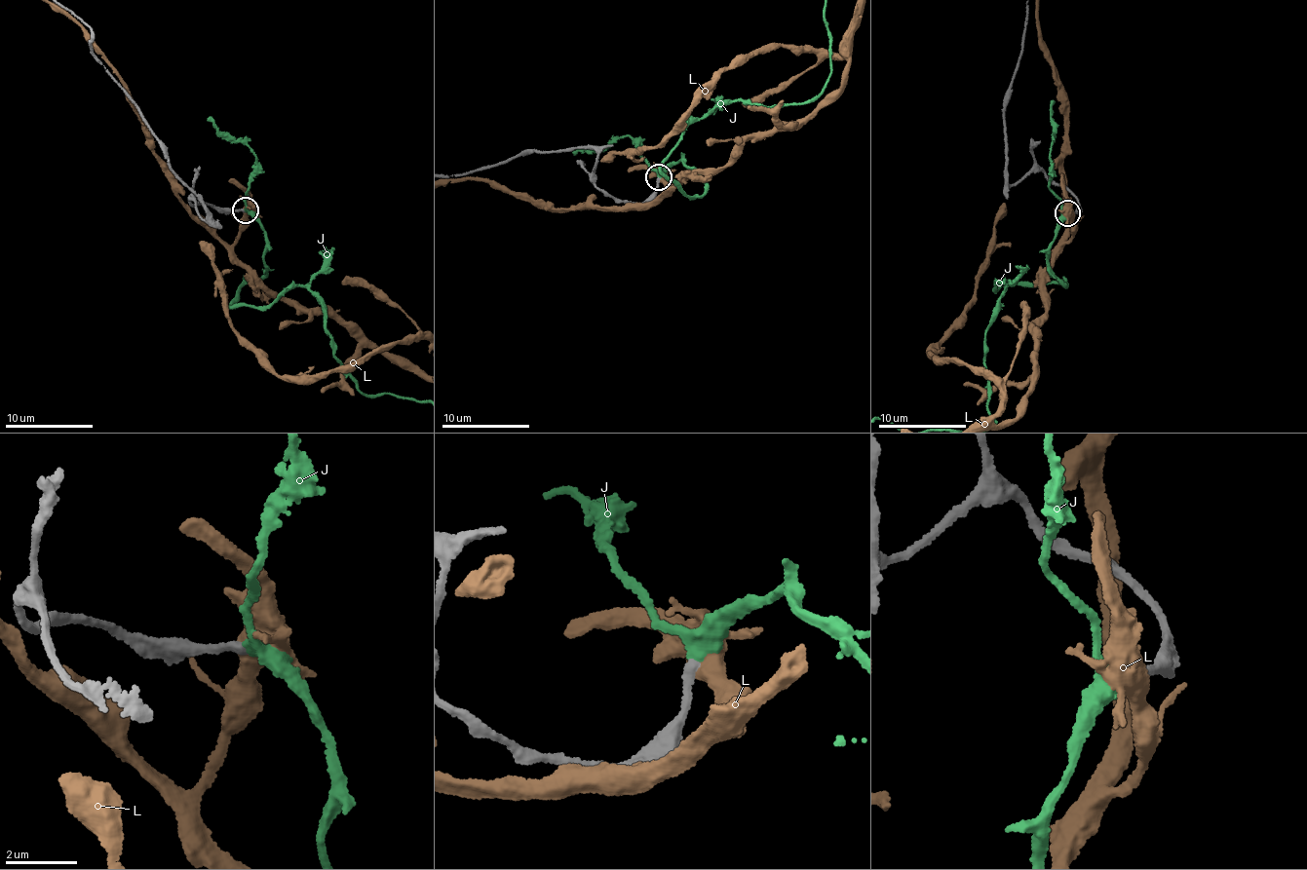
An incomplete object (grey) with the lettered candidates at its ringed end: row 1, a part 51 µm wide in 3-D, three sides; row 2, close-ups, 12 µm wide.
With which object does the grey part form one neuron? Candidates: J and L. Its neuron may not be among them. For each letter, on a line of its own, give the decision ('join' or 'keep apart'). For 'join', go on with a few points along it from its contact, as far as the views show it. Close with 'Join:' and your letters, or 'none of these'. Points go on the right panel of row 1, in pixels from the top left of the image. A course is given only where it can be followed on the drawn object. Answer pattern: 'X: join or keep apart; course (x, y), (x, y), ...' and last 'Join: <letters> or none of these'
J: join
L: keep apart
Join: J

